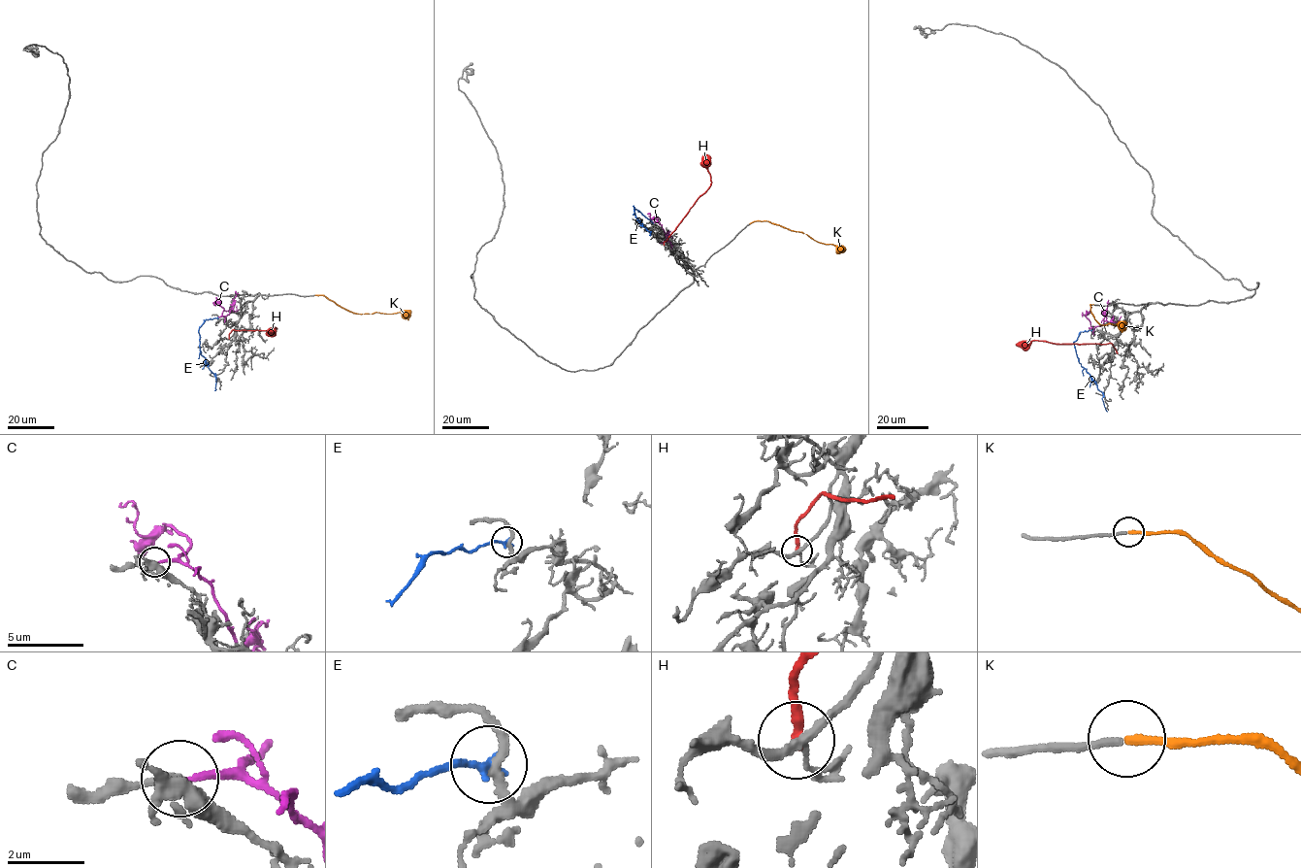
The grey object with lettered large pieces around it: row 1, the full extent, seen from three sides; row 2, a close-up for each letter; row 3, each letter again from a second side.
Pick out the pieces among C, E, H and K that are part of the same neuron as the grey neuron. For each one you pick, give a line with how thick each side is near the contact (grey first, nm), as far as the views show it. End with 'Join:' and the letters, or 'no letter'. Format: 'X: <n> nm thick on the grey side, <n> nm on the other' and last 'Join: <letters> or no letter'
K: 180 nm thick on the grey side, 240 nm on the other
Join: K

